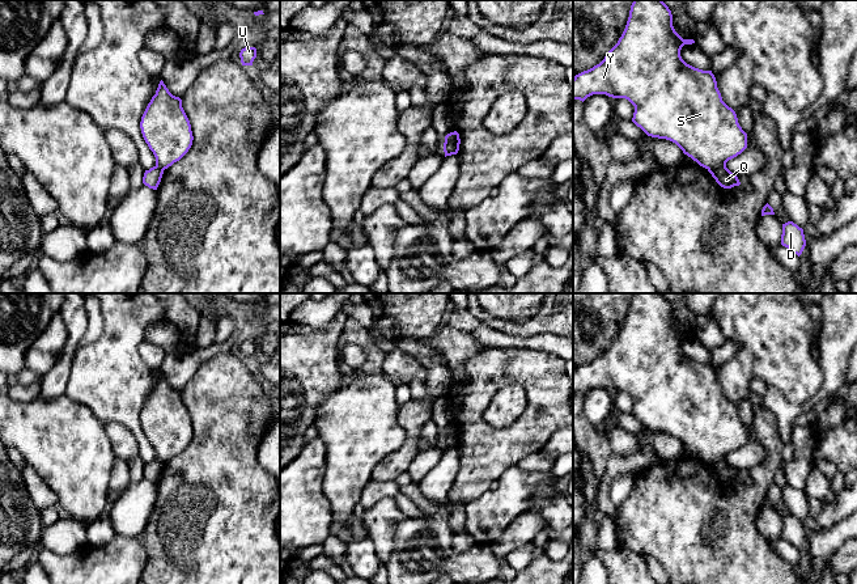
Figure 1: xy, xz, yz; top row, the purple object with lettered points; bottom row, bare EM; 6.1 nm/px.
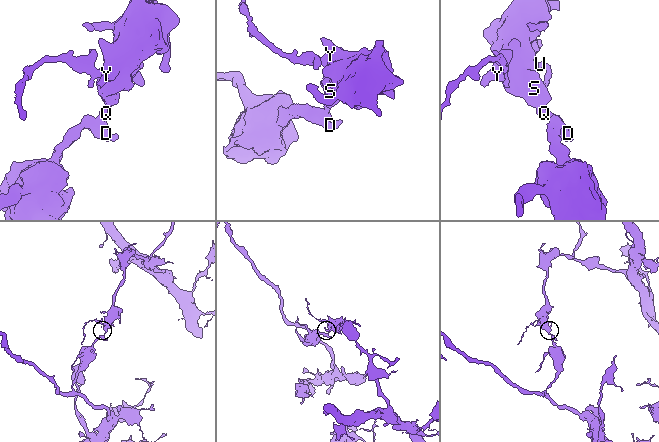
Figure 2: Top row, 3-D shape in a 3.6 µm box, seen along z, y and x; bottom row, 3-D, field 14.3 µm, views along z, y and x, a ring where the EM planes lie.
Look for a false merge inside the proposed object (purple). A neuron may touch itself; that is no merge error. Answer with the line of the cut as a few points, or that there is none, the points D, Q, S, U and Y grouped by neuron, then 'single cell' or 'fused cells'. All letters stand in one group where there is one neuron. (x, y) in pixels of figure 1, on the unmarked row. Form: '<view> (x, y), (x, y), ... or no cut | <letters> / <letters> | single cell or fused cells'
xz (450, 426), (457, 445) | D Q / S U Y | fused cells

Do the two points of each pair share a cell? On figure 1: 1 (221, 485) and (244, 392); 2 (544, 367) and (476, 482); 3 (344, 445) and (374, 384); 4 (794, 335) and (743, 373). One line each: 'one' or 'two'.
1: one
2: one
3: one
4: one

